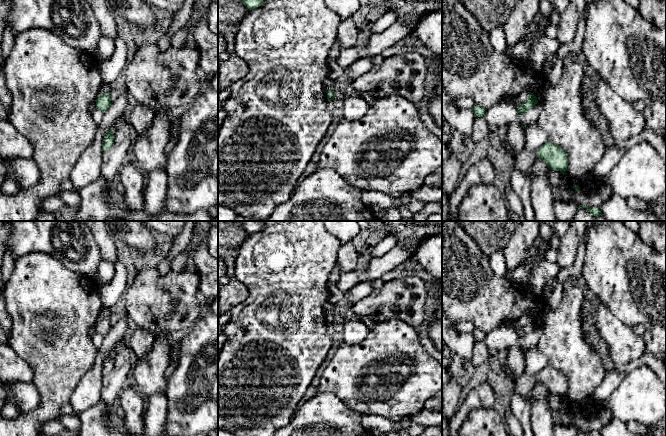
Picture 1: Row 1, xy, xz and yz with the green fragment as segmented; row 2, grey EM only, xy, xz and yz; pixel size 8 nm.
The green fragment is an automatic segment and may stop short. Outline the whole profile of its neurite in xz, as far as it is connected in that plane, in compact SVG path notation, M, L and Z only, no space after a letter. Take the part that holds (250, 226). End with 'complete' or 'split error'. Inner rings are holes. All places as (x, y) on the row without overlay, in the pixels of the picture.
M240 221L241 226L245 229L248 234L257 232L263 228L261 221Z | complete

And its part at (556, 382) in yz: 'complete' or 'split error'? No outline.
complete

